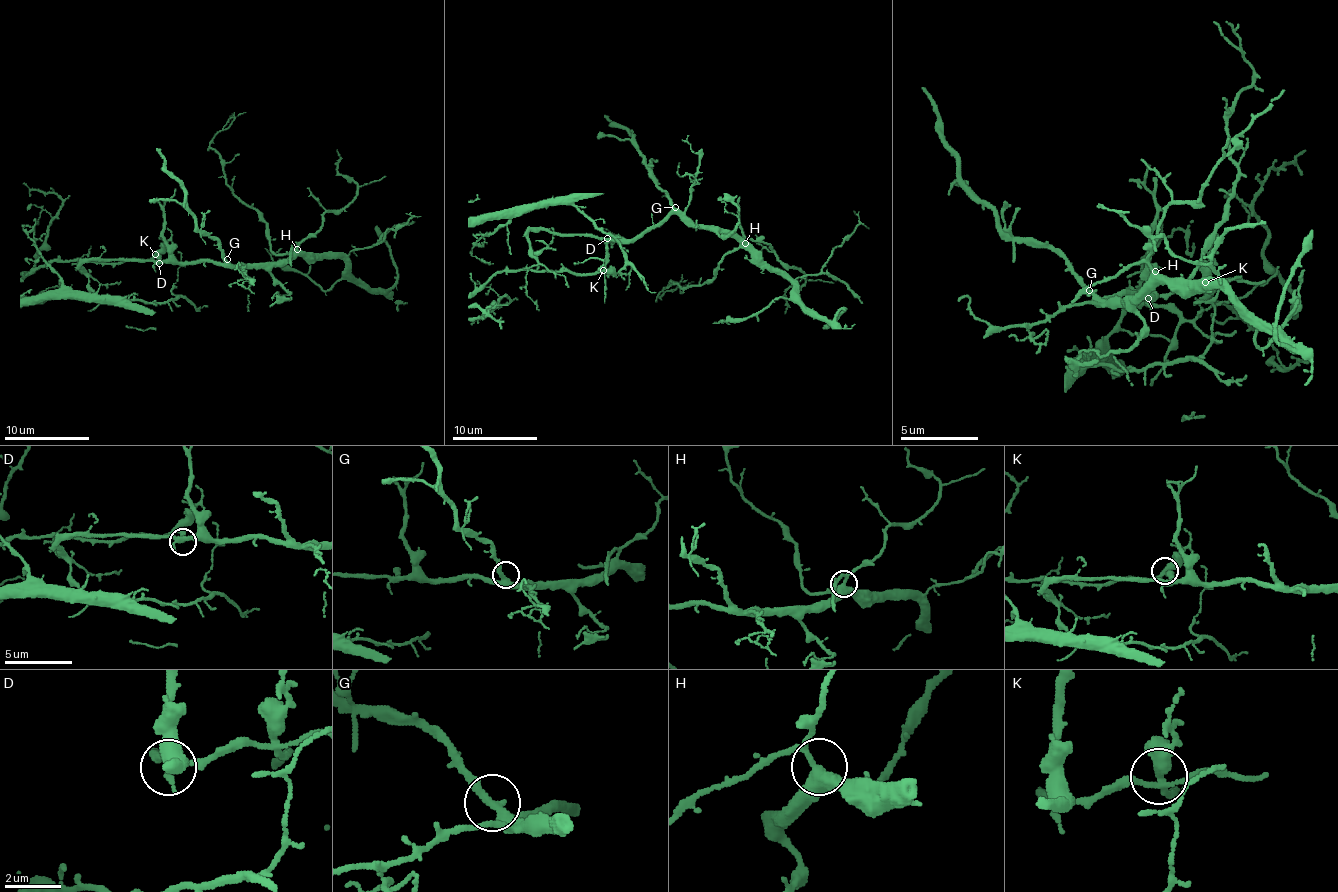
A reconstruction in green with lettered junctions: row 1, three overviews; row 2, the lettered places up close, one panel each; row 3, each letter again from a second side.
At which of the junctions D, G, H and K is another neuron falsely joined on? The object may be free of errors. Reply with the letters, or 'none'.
K

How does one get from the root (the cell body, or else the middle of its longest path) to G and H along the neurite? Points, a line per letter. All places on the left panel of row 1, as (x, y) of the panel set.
G: (159, 261), (223, 263), (227, 259)
H: (159, 261), (282, 263), (297, 249)

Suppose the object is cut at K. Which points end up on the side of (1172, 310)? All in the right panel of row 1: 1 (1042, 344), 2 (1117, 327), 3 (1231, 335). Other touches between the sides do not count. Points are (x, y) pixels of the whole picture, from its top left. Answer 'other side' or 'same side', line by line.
1: same side
2: other side
3: same side

